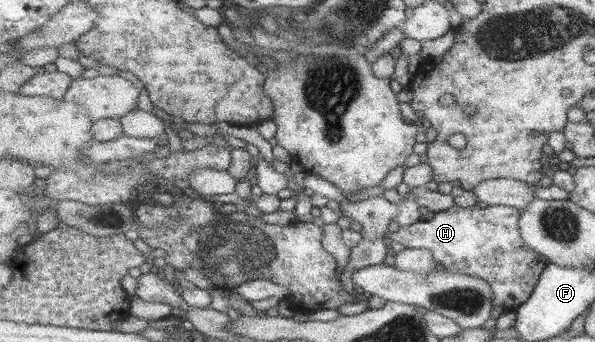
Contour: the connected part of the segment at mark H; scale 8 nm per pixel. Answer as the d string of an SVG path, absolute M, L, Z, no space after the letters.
M454 205L450 209L421 219L414 225L399 227L397 231L389 234L389 241L401 243L405 248L430 250L440 268L448 272L482 278L492 288L494 307L516 311L530 299L542 273L551 264L545 255L530 247L521 236L522 214L523 210L505 205L488 206L484 209L476 205L468 208Z

